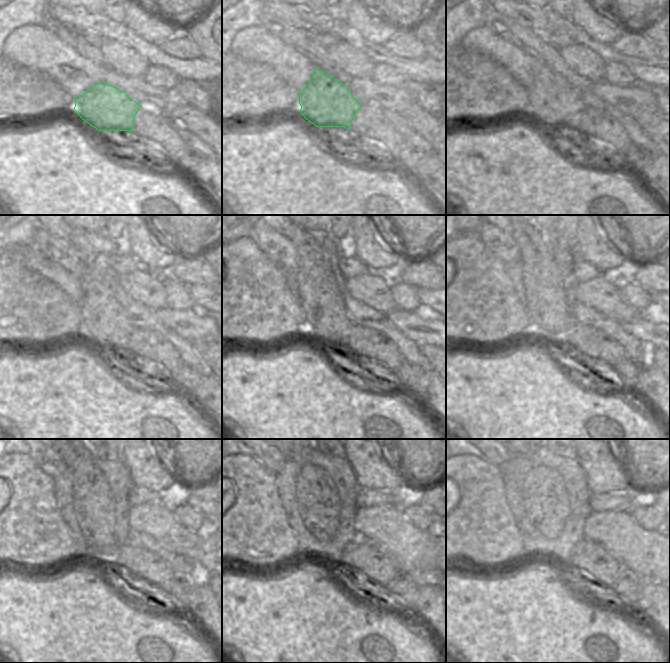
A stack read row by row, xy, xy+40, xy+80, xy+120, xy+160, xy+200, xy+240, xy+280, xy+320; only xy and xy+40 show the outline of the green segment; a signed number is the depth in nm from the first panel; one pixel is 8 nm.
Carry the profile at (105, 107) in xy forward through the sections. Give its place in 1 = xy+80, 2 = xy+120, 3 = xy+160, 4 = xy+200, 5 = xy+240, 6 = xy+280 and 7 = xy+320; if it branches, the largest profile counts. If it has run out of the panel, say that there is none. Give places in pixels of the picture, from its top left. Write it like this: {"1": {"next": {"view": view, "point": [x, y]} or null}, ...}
{"1": {"next": {"view": "xy+80", "point": [552, 101]}}, "2": {"next": {"view": "xy+120", "point": [103, 321]}}, "3": {"next": {"view": "xy+160", "point": [320, 285]}}, "4": {"next": {"view": "xy+200", "point": [546, 302]}}, "5": {"next": {"view": "xy+240", "point": [93, 502]}}, "6": {"next": {"view": "xy+280", "point": [319, 505]}}, "7": {"next": {"view": "xy+320", "point": [544, 495]}}}

